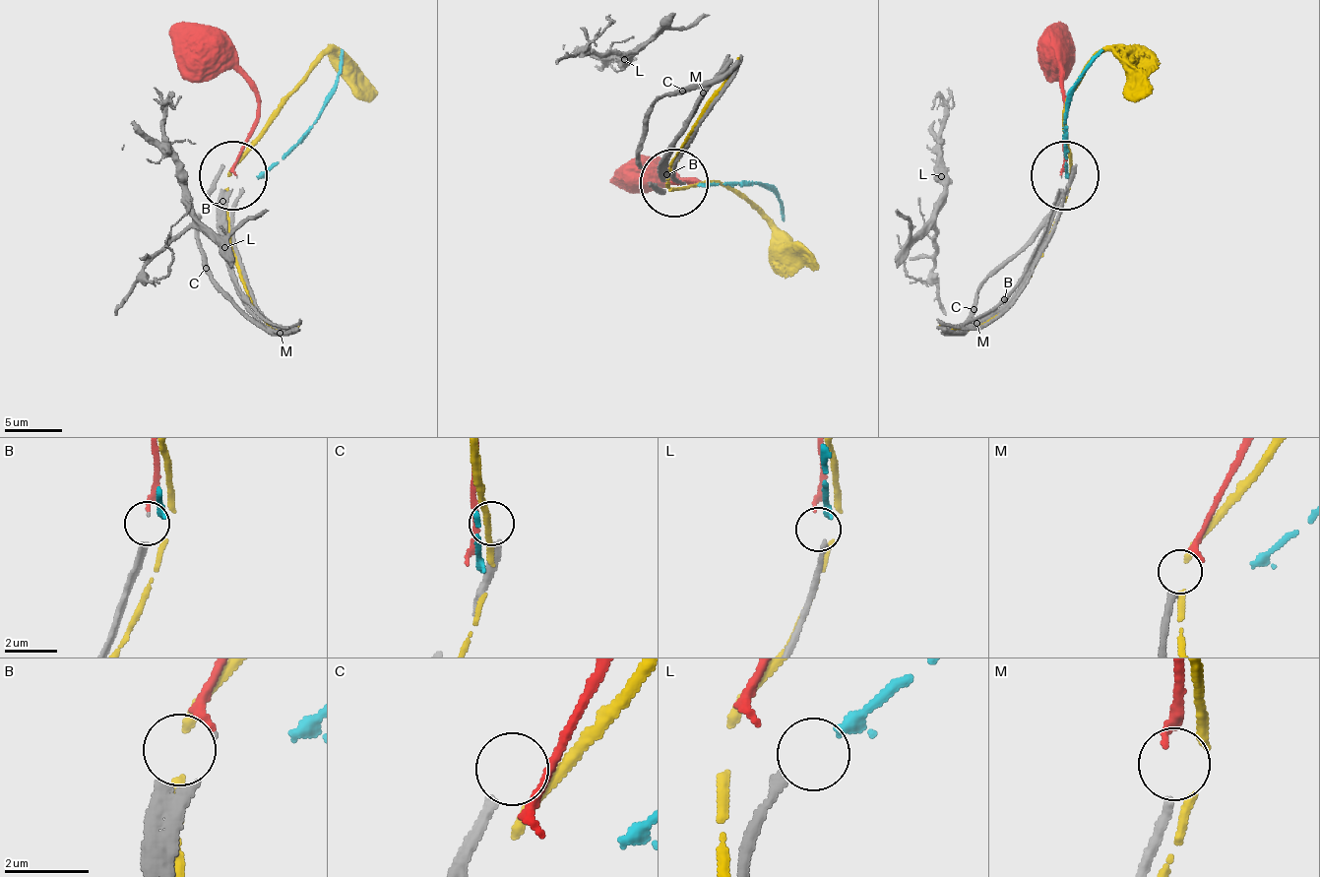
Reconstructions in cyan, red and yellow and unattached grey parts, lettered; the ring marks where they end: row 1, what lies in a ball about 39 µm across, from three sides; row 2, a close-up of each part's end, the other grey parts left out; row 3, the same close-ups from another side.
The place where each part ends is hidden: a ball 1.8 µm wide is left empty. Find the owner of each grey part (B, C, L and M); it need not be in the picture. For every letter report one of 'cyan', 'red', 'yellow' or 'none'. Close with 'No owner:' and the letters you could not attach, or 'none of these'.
B: red
C: none
L: cyan
M: none
No owner: C, M

